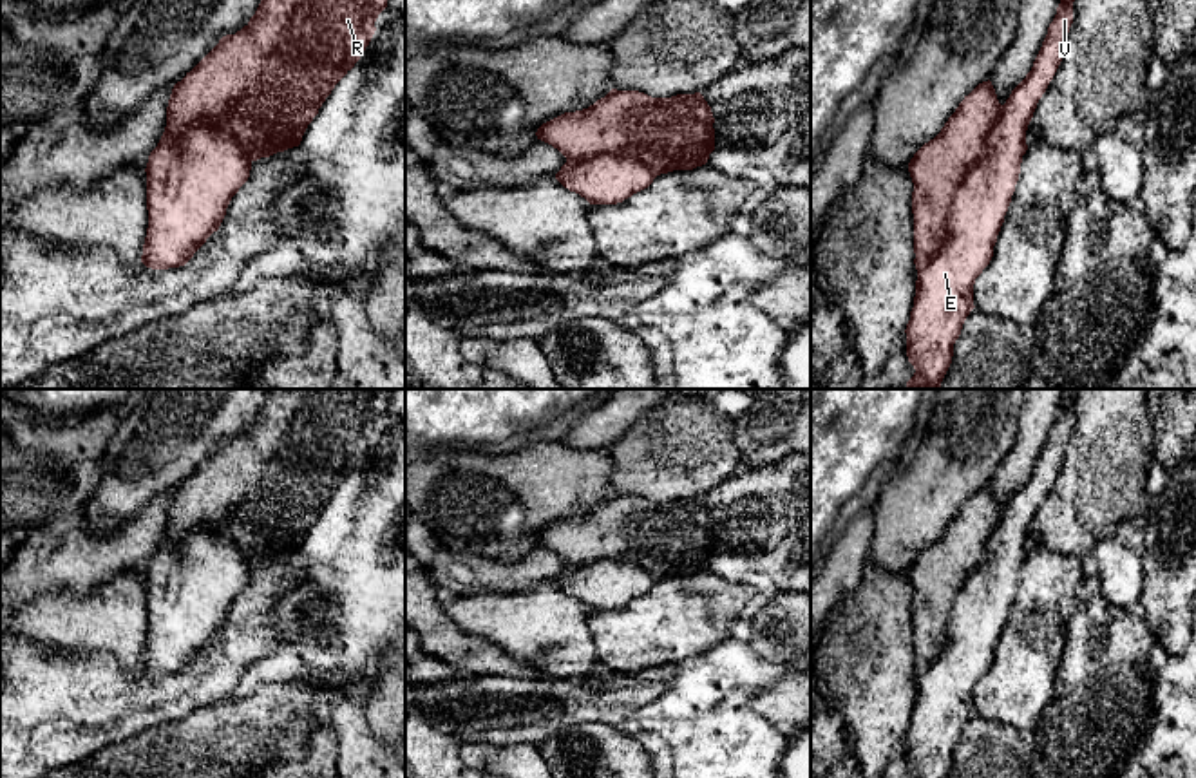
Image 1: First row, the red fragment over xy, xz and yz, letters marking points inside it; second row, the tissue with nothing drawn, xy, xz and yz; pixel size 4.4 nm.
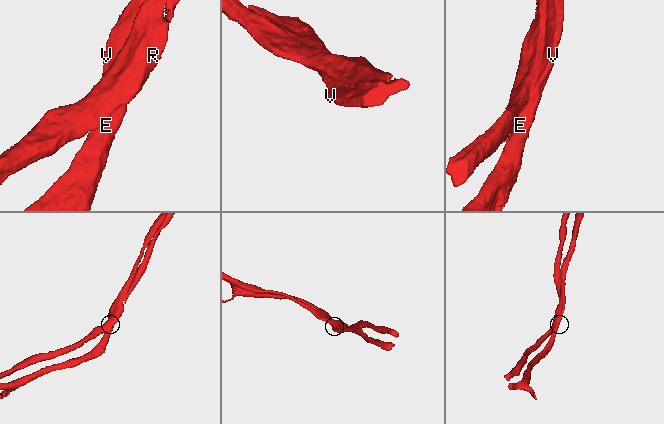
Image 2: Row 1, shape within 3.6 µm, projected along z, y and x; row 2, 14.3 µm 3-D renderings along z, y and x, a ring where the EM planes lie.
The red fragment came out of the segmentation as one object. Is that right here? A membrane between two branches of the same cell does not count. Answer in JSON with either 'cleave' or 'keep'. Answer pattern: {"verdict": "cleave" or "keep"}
{"verdict": "cleave"}

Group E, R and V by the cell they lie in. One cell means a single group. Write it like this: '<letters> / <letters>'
E V / R

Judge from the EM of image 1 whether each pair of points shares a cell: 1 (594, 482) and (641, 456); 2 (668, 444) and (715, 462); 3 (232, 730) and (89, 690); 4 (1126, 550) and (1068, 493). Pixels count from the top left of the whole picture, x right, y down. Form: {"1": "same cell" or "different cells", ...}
{"1": "different cells", "2": "same cell", "3": "different cells", "4": "different cells"}

